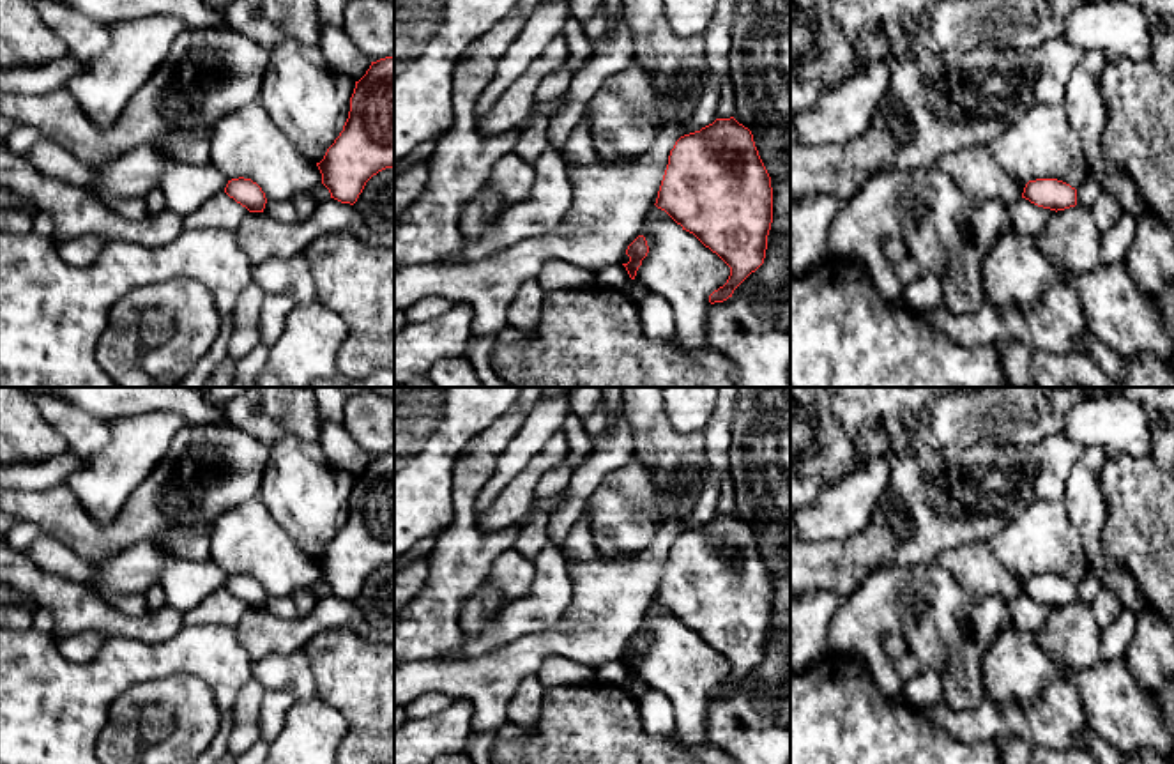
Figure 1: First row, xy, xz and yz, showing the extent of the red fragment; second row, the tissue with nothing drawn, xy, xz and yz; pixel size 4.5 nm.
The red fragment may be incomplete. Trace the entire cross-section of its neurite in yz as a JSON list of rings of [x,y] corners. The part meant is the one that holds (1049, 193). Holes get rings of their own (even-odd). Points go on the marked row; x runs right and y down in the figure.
[[[1036,179],[1025,184],[1022,198],[1057,212],[1077,205],[1077,189],[1057,179]]]

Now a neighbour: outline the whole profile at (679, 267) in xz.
[[[656,205],[640,235],[649,253],[635,279],[670,304],[675,317],[672,338],[684,352],[709,348],[709,295],[727,283],[730,267]]]

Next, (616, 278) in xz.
[[[612,265],[598,272],[598,286],[601,288],[610,288],[610,290],[626,290],[629,285],[631,278],[626,271],[626,267],[621,265]]]

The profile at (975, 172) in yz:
[[[987,145],[944,154],[939,166],[972,203],[1002,200],[1004,203],[1022,198],[1027,182],[1008,175],[990,154]]]

